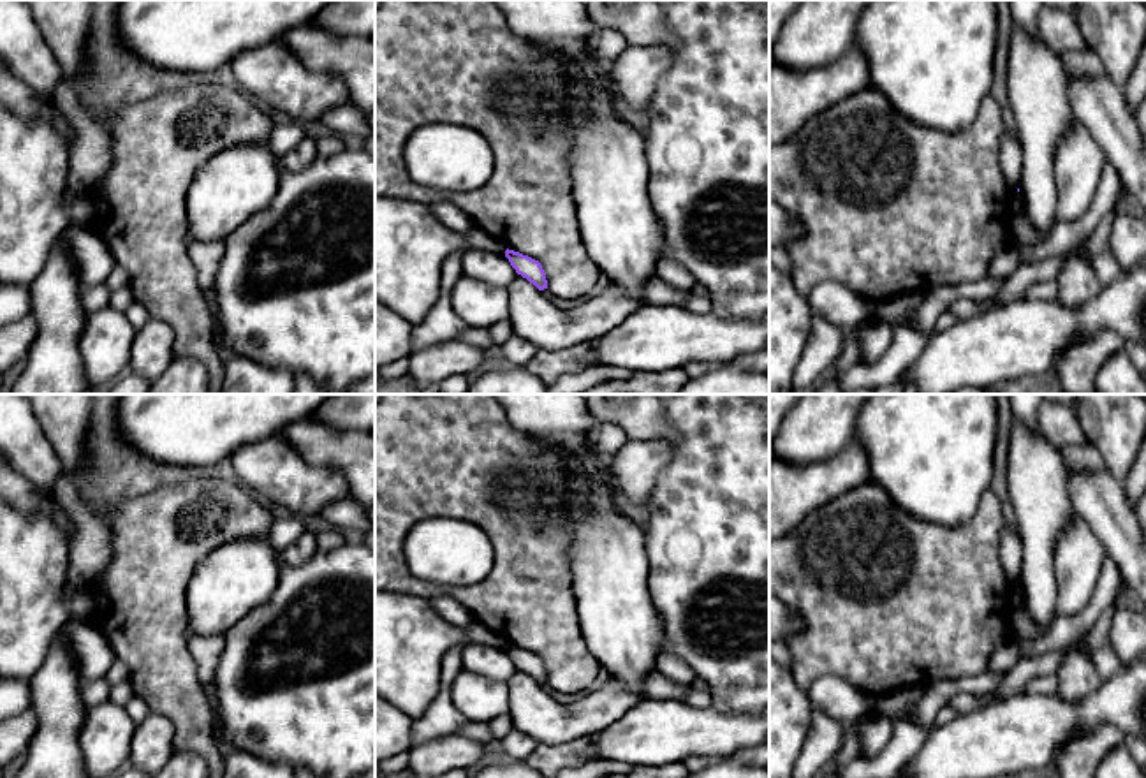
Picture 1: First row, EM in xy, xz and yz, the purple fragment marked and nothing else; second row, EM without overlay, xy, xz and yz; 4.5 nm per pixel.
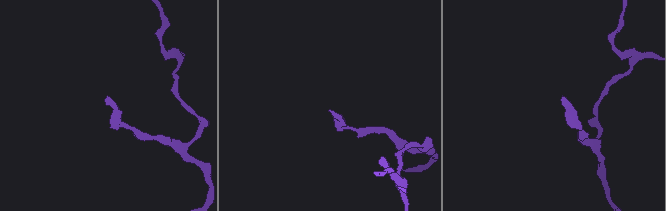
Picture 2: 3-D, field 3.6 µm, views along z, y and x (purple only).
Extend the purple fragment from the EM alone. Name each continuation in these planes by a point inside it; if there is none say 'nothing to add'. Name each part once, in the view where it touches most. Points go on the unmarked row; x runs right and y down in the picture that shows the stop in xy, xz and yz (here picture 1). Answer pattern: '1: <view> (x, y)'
nothing to add

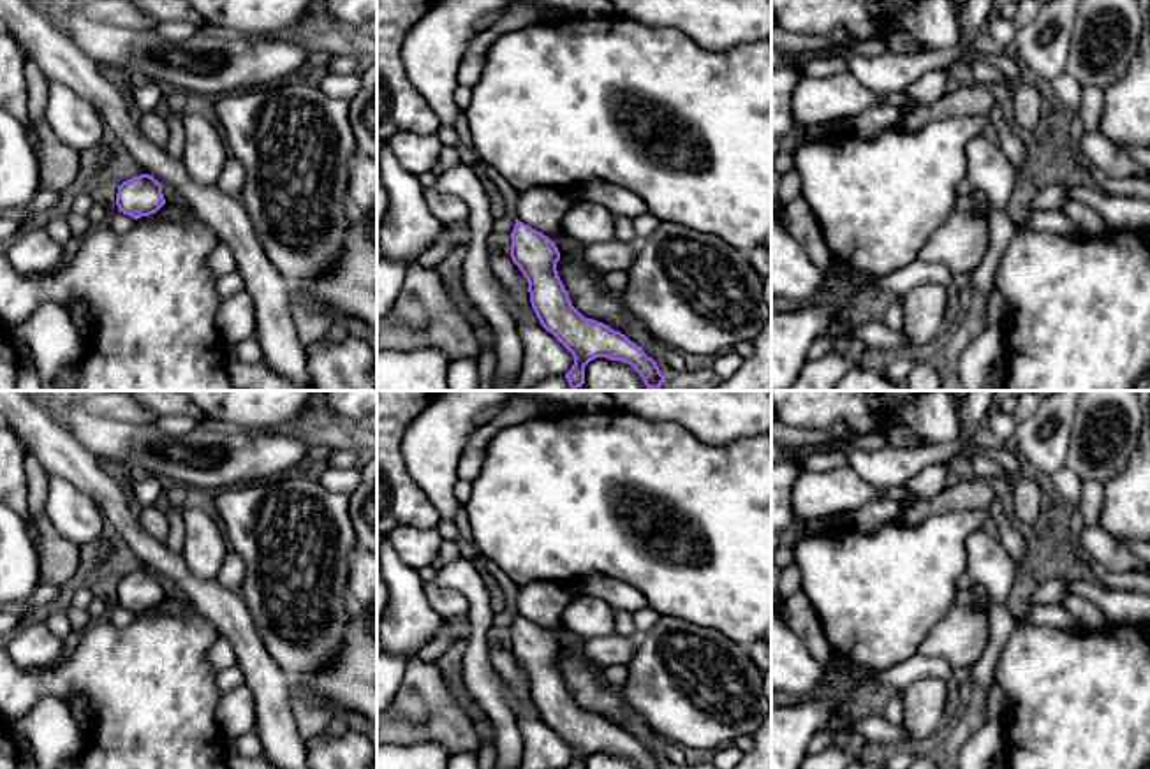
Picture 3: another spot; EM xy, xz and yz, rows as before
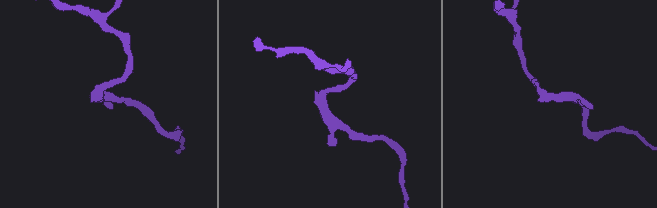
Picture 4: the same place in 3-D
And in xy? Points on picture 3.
nothing to add

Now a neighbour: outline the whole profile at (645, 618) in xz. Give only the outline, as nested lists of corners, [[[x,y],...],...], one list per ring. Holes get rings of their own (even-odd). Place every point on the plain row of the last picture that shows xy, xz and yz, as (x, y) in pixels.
[[[643,607],[639,611],[634,612],[634,637],[641,637],[646,630],[650,630],[657,621],[659,621],[660,614],[648,607]]]

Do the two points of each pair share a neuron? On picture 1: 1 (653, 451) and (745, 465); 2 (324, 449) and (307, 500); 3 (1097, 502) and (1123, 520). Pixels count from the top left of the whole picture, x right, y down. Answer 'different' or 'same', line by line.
1: different
2: different
3: same

